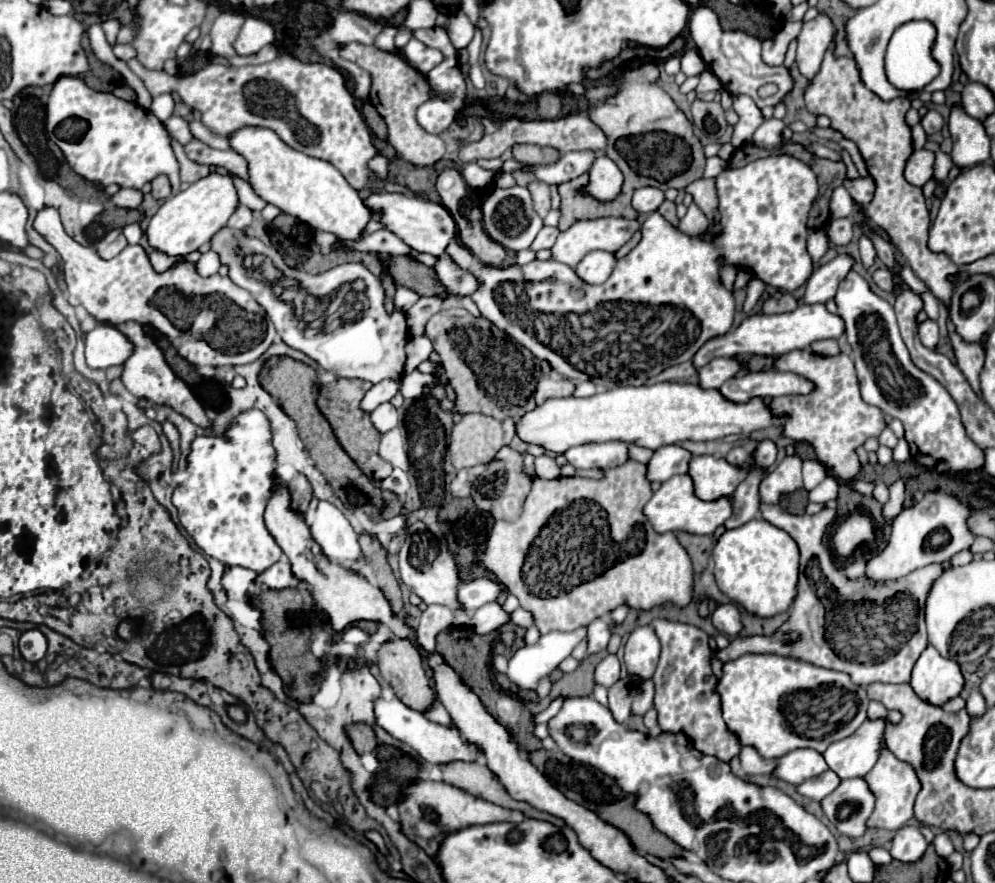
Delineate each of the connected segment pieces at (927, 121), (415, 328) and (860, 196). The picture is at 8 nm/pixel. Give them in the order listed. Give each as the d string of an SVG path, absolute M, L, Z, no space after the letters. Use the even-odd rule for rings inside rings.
M928 110L928 114L922 118L922 128L924 128L924 132L930 136L930 134L934 134L934 132L940 132L940 128L942 128L942 124L944 124L944 118L936 112L936 110Z
M432 296L432 298L420 298L408 312L406 312L406 322L410 328L412 336L424 336L426 322L430 316L434 316L440 310L444 296Z
M858 178L858 180L844 180L844 186L852 194L852 198L860 204L870 204L876 184L872 178Z

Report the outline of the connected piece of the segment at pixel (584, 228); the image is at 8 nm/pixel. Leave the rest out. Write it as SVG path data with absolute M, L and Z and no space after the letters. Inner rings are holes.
M626 218L578 220L568 230L560 232L550 252L554 260L564 262L568 266L576 266L592 250L620 250L636 230L638 222Z

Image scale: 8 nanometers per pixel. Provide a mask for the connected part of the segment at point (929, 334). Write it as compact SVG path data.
M928 318L928 320L920 322L918 330L920 330L920 342L922 342L926 348L936 348L936 344L938 344L938 340L940 340L940 336L938 336L938 324Z

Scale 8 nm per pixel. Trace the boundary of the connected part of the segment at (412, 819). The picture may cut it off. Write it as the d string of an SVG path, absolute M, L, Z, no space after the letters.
M418 780L410 788L404 790L404 800L398 806L402 816L402 832L414 840L420 848L426 850L428 856L438 856L440 844L448 834L454 834L462 828L474 826L474 824L492 824L492 822L522 822L524 814L516 810L508 810L496 804L490 804L488 800L476 798L452 784L446 782L430 782L430 780Z

